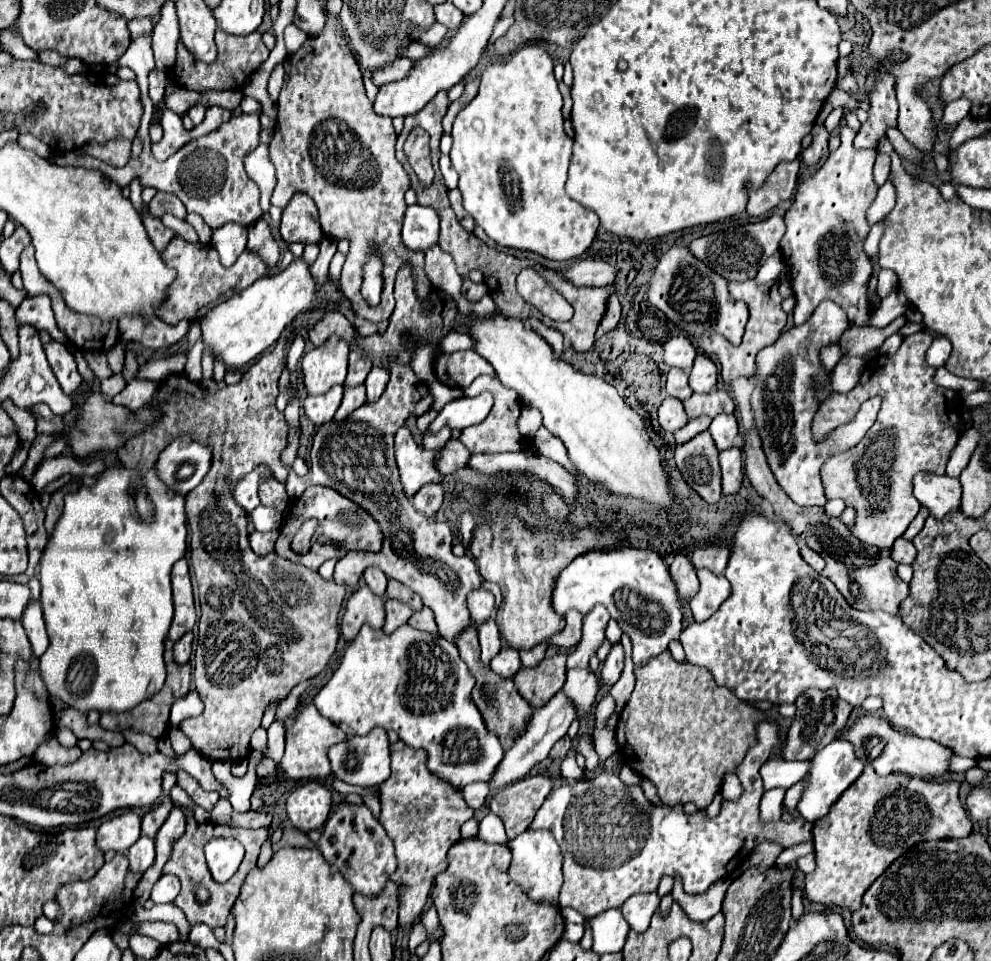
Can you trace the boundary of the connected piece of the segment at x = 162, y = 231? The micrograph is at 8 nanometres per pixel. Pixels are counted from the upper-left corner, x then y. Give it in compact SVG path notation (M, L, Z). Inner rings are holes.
M144 205L144 209L142 209L140 215L142 215L142 219L144 219L144 225L146 225L148 237L152 239L152 243L156 243L156 249L158 249L158 251L164 251L164 249L168 247L168 243L172 241L174 233L172 233L170 229L166 229L156 217L150 215L148 205Z

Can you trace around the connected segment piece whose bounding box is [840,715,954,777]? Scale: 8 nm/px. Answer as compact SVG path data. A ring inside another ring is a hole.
M864 715L860 717L852 731L842 731L840 737L846 737L852 741L856 749L856 757L864 761L866 765L872 765L878 775L888 775L888 773L906 773L906 775L924 775L924 777L942 777L950 773L950 759L952 759L952 749L932 741L932 739L922 739L910 733L896 731L884 721L882 717L876 715Z

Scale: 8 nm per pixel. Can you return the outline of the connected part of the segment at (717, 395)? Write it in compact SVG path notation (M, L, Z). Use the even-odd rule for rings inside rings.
M714 389L706 395L694 393L690 399L684 401L684 409L686 409L690 419L700 417L700 415L716 417L720 413L734 413L734 399L730 397L728 391Z

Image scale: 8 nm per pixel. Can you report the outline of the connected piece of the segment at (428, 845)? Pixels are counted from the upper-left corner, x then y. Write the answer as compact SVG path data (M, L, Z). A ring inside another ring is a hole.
M396 741L390 745L392 751L392 773L390 777L380 785L380 803L382 803L382 813L380 813L380 823L384 825L388 837L392 839L396 847L396 857L398 857L398 869L392 875L392 881L402 883L404 889L400 891L400 917L398 917L398 927L412 927L414 921L422 915L424 905L428 901L428 893L432 887L434 877L446 869L448 859L446 853L452 843L460 839L460 827L464 821L472 819L474 811L464 803L462 793L458 789L452 789L450 785L444 785L438 777L432 777L426 767L426 755L424 749L412 749L404 741Z

